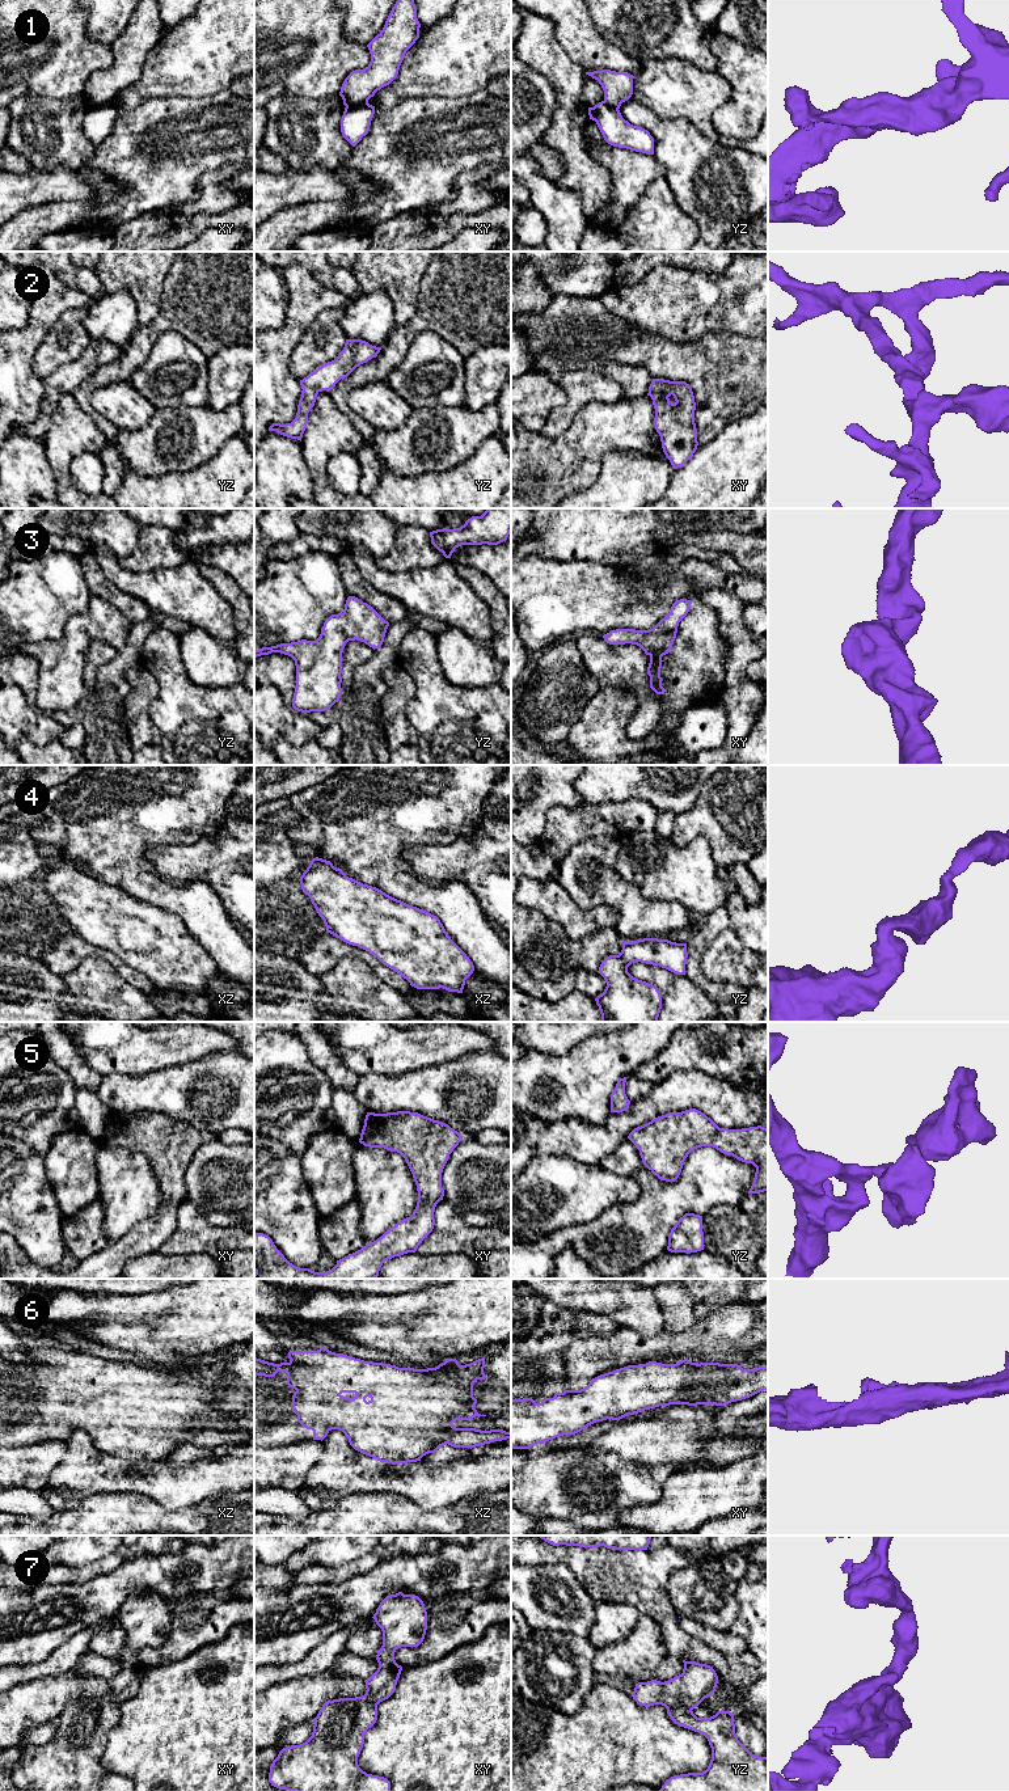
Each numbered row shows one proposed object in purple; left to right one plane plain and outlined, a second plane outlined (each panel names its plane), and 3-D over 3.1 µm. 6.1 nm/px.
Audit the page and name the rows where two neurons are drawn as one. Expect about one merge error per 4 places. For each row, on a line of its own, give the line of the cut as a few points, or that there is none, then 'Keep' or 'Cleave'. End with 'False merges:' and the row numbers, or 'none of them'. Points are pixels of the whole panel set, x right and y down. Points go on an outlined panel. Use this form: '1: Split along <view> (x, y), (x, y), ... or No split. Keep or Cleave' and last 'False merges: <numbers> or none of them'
1: Split along xy (367, 101), (346, 106). Cleave
2: No split. Keep
3: No split. Keep
4: No split. Keep
5: No split. Keep
6: No split. Keep
7: No split. Keep
False merges: 1

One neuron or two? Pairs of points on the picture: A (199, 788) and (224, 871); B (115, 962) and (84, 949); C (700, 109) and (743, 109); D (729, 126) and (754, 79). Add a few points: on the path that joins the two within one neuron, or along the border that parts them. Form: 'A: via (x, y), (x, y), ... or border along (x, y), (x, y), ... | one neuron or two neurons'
A: border along (226, 809), (223, 822), (212, 832), (185, 844) | two neurons
B: via (108, 955), (92, 950) | one neuron
C: border along (725, 79), (730, 94), (712, 123), (729, 138) | two neurons
D: via (741, 114), (754, 91) | one neuron

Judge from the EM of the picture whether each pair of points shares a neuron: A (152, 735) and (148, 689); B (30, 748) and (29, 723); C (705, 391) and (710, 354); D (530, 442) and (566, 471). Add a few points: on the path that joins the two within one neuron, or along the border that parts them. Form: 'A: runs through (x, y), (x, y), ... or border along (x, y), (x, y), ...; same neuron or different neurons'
A: runs through (142, 723), (142, 701); same neuron
B: border along (59, 738), (36, 744), (21, 735), (15, 750); different neurons
C: runs through (710, 381), (710, 363); same neuron
D: runs through (539, 451), (557, 467); same neuron

